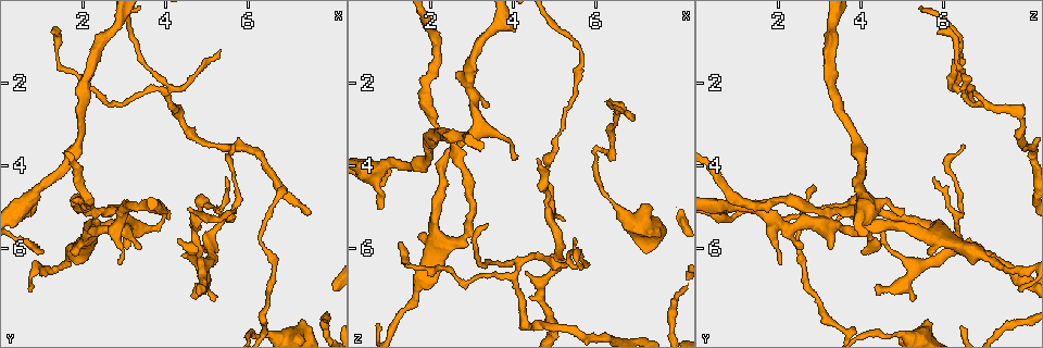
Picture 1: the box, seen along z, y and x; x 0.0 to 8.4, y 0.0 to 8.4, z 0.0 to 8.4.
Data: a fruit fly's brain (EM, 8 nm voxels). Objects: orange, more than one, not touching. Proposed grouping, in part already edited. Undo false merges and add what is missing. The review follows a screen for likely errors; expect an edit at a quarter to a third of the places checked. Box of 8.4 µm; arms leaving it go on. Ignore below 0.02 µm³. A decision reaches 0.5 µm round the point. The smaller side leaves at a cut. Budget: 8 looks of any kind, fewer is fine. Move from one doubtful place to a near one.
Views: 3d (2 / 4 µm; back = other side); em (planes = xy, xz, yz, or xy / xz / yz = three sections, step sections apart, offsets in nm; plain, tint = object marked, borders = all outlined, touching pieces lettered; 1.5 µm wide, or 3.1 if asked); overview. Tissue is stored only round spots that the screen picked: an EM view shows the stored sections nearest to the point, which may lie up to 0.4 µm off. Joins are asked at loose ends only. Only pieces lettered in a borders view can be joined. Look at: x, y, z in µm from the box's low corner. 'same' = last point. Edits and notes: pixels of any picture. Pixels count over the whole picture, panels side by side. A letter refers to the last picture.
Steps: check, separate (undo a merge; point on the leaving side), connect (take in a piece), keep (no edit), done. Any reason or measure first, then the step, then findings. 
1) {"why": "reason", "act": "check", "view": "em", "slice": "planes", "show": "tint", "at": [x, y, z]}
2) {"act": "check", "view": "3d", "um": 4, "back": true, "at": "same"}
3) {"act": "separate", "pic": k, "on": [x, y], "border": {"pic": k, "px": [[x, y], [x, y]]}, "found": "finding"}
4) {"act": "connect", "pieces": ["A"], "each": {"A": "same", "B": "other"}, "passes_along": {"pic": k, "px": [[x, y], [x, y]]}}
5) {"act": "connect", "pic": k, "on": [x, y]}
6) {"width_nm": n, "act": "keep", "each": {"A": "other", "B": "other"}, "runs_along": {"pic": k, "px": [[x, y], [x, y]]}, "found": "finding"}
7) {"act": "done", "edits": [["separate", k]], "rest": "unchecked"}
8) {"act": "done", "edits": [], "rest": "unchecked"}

{"why": "branch stops here", "act": "check", "view": "3d", "um": 2, "at": [0.85, 6.15, 4.05]}

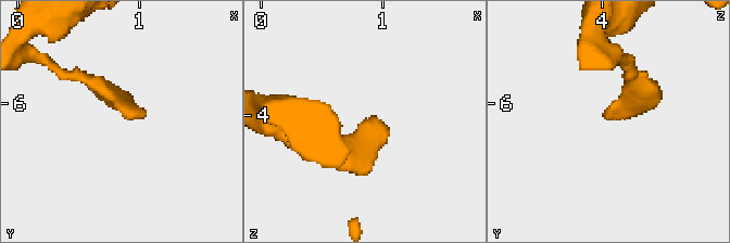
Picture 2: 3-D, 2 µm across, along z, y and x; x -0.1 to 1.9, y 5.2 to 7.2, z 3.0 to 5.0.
{"act": "check", "view": "em", "slice": "planes", "show": "borders", "at": [0.88, 6.14, 4.06]}

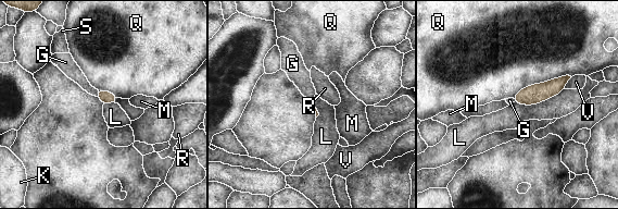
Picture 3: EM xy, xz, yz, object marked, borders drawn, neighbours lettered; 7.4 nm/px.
{"act": "keep", "each": {"G": "other", "K": "other", "L": "other", "M": "other", "Q": "other", "R": "other", "S": "other", "V": "other"}, "runs_along": {"pic": 3, "px": [[565, 78], [554, 87], [516, 99]]}, "found": "none of them fits"}

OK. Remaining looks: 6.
{"why": "free end", "act": "check", "view": "3d", "um": 2, "at": [4.80, 6.90, 4.30]}

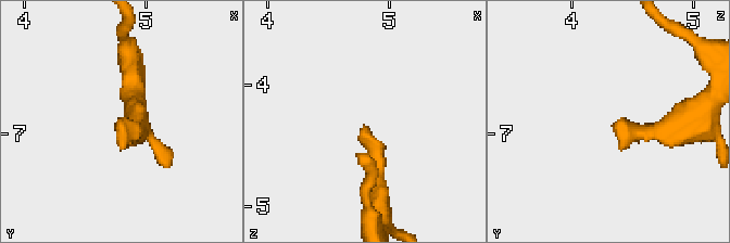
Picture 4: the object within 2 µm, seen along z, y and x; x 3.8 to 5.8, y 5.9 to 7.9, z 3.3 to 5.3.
{"why": "need the tissue", "act": "check", "view": "em", "slice": "planes", "show": "borders", "at": [4.78, 6.92, 4.34]}

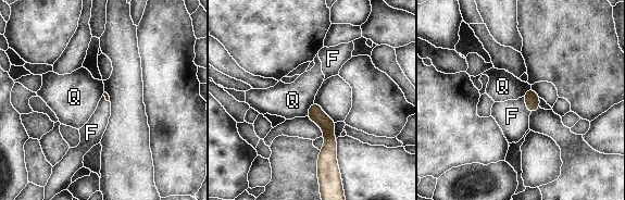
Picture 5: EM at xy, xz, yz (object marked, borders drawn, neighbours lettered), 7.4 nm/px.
{"act": "connect", "pieces": ["F"], "each": {"F": "same", "Q": "other"}, "passes_along": {"pic": 5, "px": [[532, 98], [525, 104], [512, 116]]}, "found": "it goes on there"}

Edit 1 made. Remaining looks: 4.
{"why": "abrupt turn", "act": "check", "view": "em", "slice": "xy", "step": 4, "show": "tint", "at": [4.00, 2.25, 6.85]}

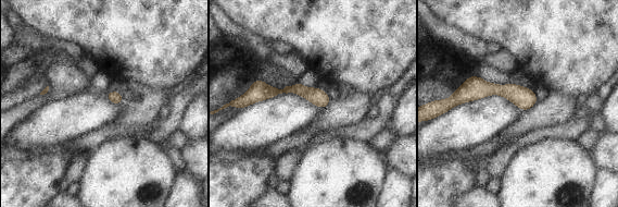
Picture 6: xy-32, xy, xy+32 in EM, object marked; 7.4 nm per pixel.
{"act": "check", "view": "em", "slice": "yz", "step": 4, "show": "borders", "at": "same"}

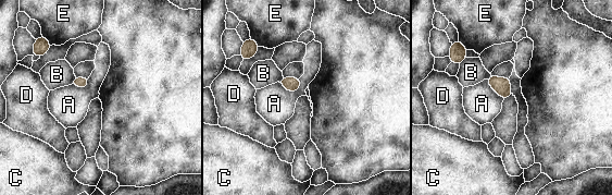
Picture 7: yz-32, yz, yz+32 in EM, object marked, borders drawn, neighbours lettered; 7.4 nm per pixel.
{"act": "keep", "each": {"A": "other", "B": "other", "C": "other", "D": "other", "E": "other"}, "border": {"pic": 7, "px": [[277, 82], [289, 92], [301, 85]]}, "found": "one neuron here"}

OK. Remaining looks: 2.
{"act": "done", "edits": [["connect", 5]], "rest": "unchecked"}

